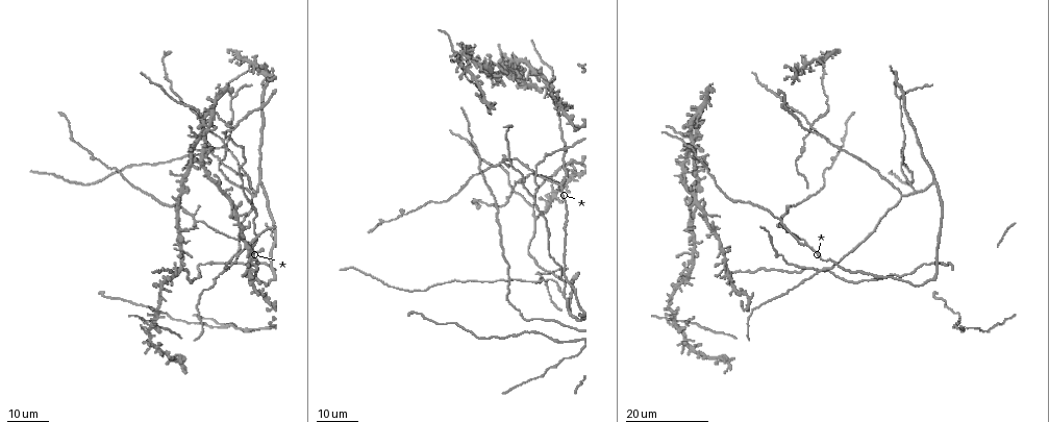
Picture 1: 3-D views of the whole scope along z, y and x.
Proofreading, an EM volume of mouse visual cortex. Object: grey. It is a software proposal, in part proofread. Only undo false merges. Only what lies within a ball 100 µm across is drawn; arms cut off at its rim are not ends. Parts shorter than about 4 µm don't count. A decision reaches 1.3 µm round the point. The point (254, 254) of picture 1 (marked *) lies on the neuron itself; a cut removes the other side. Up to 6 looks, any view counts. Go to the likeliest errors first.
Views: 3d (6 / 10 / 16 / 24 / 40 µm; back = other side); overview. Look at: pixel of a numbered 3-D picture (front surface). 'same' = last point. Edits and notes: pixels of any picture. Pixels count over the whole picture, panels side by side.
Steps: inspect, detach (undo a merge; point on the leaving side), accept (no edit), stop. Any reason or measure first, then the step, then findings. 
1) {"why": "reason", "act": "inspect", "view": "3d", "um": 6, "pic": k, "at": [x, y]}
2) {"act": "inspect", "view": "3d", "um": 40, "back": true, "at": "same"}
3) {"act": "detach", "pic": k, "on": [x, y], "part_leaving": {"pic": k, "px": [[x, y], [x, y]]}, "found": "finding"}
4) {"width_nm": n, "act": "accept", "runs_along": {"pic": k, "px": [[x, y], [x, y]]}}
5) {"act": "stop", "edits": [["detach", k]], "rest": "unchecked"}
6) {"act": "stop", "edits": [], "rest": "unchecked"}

{"act": "inspect", "view": "3d", "um": 24, "pic": 1, "at": [810, 124]}

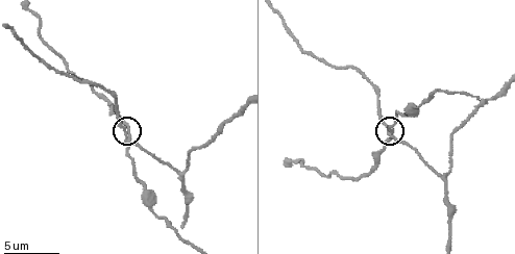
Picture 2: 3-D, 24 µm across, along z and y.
{"act": "inspect", "view": "3d", "um": 10, "pic": 2, "at": [126, 133]}

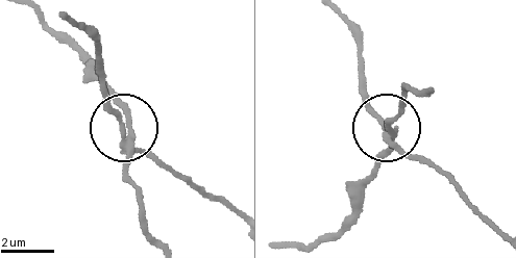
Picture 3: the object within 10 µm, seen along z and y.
{"arms": 4, "act": "detach", "pic": 3, "on": [130, 109], "part_leaving": {"pic": 3, "px": [[125, 143], [129, 111], [42, 18]]}, "found": "two neurons meet here"}

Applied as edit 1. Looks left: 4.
{"act": "inspect", "view": "overview"}

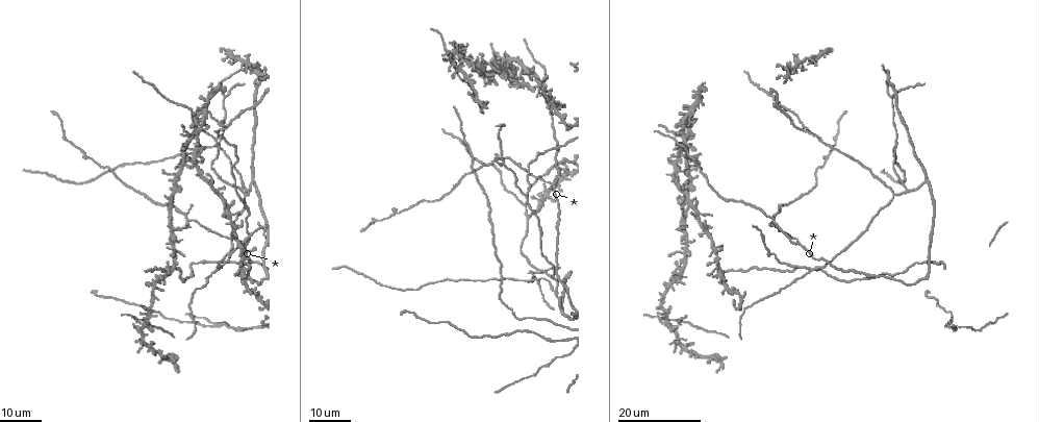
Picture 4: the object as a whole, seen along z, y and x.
{"why": "three-way junction", "act": "inspect", "view": "3d", "um": 24, "pic": 4, "at": [818, 140]}

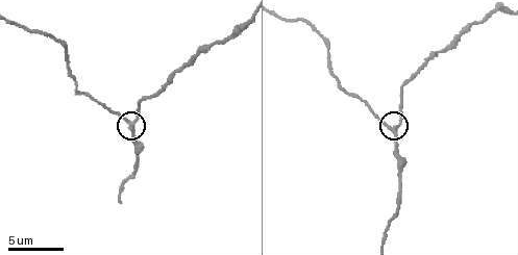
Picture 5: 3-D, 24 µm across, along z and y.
{"why": "closer look", "act": "inspect", "view": "3d", "um": 10, "pic": 5, "at": [130, 124]}

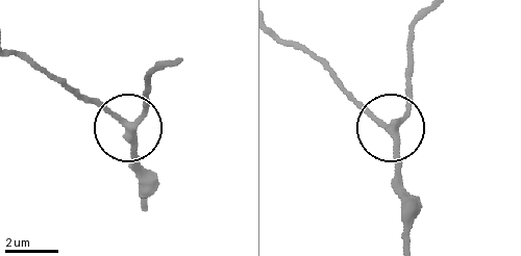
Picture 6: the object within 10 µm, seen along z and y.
{"width_nm": 250, "act": "accept", "found": "continuous, no second neuron"}

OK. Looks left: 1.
{"act": "stop", "edits": [["detach", 3]], "rest": "unchecked"}

